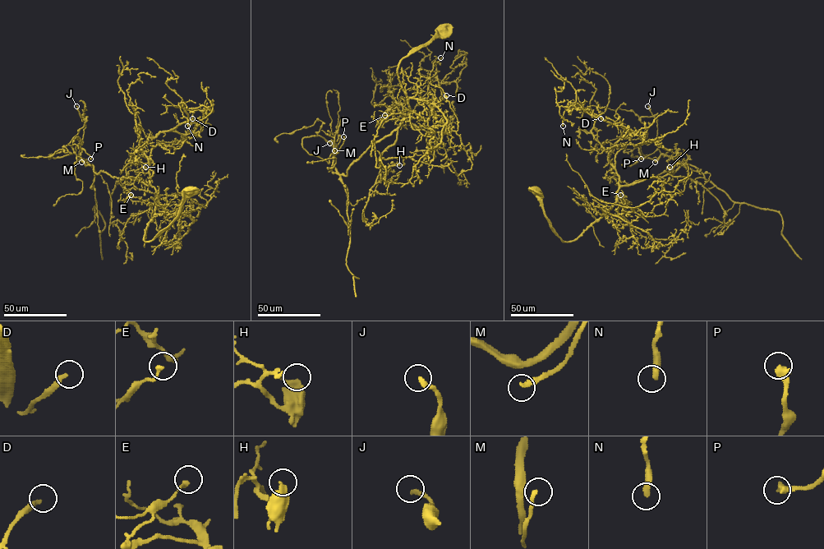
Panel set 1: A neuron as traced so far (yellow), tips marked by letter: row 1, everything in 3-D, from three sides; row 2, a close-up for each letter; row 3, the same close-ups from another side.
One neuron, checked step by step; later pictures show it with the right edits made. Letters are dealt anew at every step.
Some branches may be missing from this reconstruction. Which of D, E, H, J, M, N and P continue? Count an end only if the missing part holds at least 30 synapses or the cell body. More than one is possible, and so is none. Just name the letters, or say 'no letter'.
J, M, P

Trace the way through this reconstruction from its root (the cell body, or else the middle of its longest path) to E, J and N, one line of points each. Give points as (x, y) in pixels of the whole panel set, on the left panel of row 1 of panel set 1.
E: (191, 191), (177, 216), (148, 241), (144, 240), (145, 232), (157, 201), (127, 197), (131, 195)
J: (191, 191), (177, 216), (145, 241), (158, 191), (135, 180), (97, 174), (80, 158), (85, 124), (76, 106)
N: (191, 191), (177, 216), (145, 241), (158, 191), (142, 148), (187, 119), (181, 102), (187, 126)

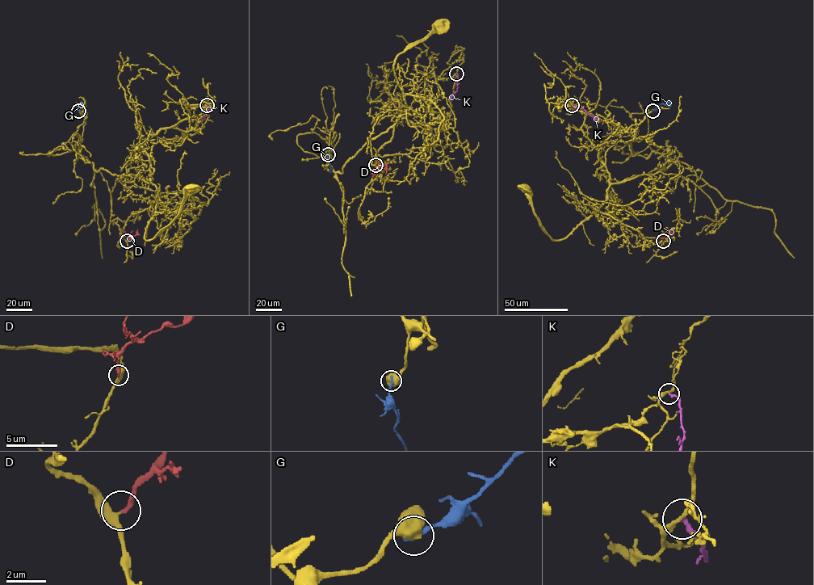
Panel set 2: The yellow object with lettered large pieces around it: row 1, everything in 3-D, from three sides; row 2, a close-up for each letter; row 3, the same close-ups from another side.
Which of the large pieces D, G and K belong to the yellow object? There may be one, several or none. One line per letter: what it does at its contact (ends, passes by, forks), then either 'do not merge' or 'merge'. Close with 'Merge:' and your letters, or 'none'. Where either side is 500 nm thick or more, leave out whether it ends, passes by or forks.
D: it ends there; merge
G: do not merge
K: it ends there; do not merge
Merge: D

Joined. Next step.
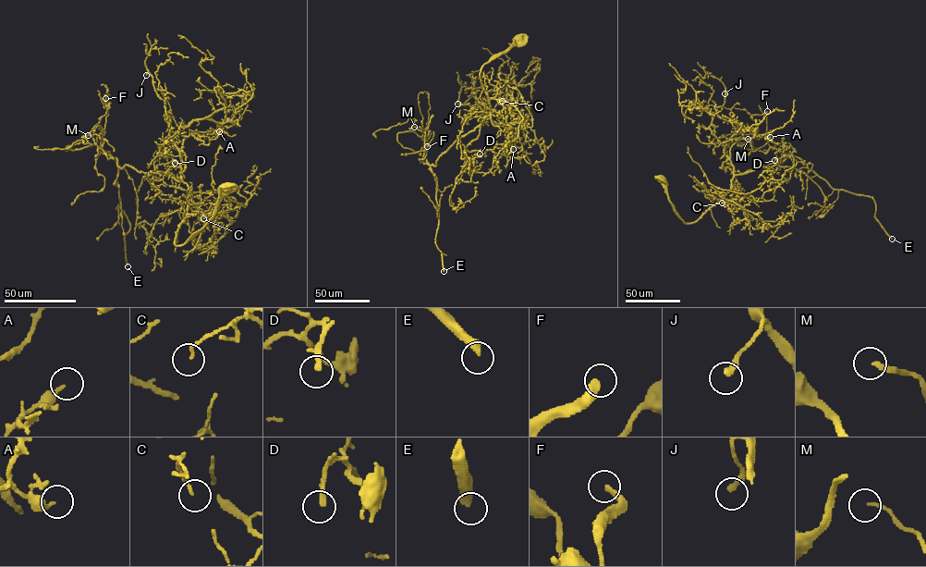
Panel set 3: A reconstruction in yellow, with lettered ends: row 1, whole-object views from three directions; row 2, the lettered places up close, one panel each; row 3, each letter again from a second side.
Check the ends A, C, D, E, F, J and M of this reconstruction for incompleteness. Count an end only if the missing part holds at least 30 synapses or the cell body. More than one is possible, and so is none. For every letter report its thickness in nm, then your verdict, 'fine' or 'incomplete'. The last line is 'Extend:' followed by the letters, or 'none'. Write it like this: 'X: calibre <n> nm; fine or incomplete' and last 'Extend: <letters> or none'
A: calibre 240 nm; fine
C: calibre 130 nm; fine
D: calibre 260 nm; fine
E: calibre 400 nm; incomplete
F: calibre 280 nm; incomplete
J: calibre 280 nm; fine
M: calibre 170 nm; incomplete
Extend: E, F, M

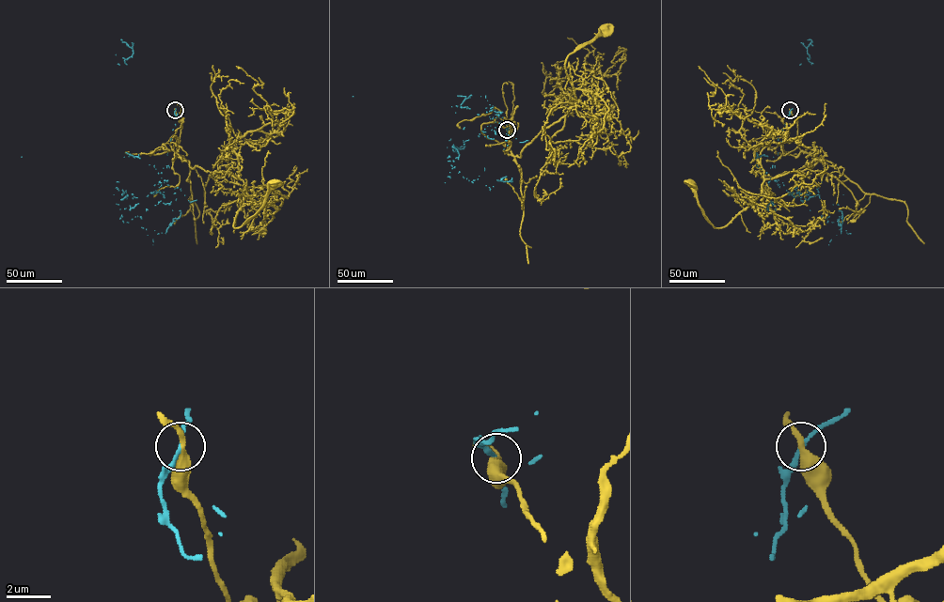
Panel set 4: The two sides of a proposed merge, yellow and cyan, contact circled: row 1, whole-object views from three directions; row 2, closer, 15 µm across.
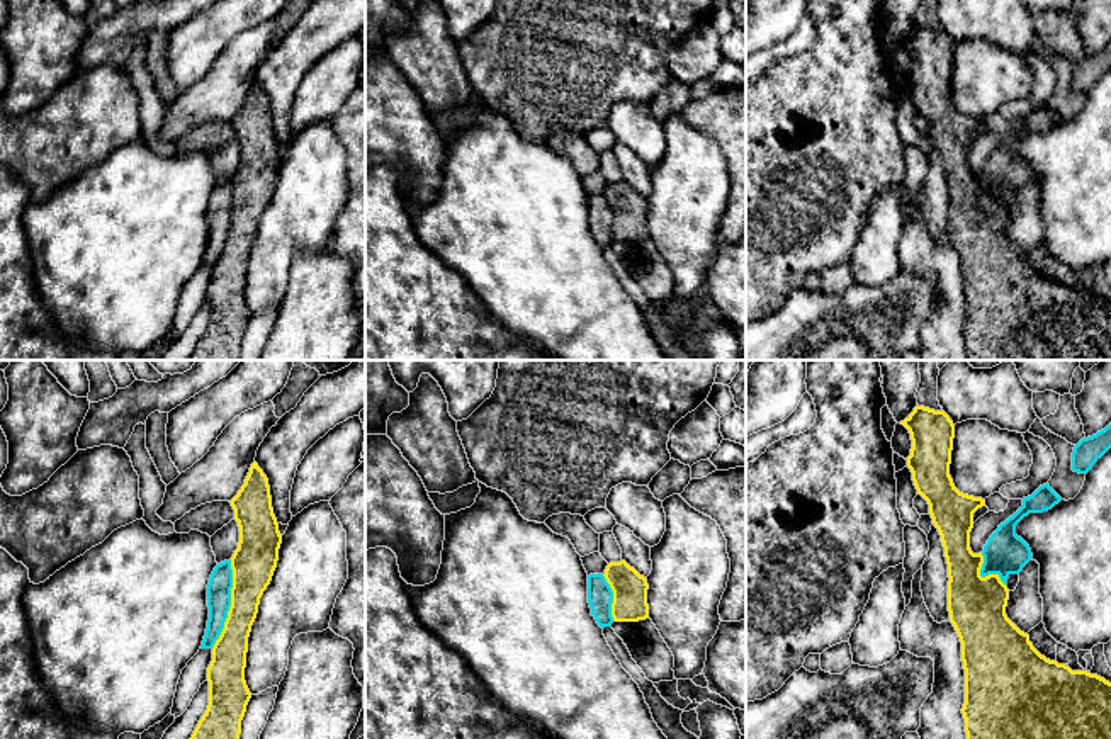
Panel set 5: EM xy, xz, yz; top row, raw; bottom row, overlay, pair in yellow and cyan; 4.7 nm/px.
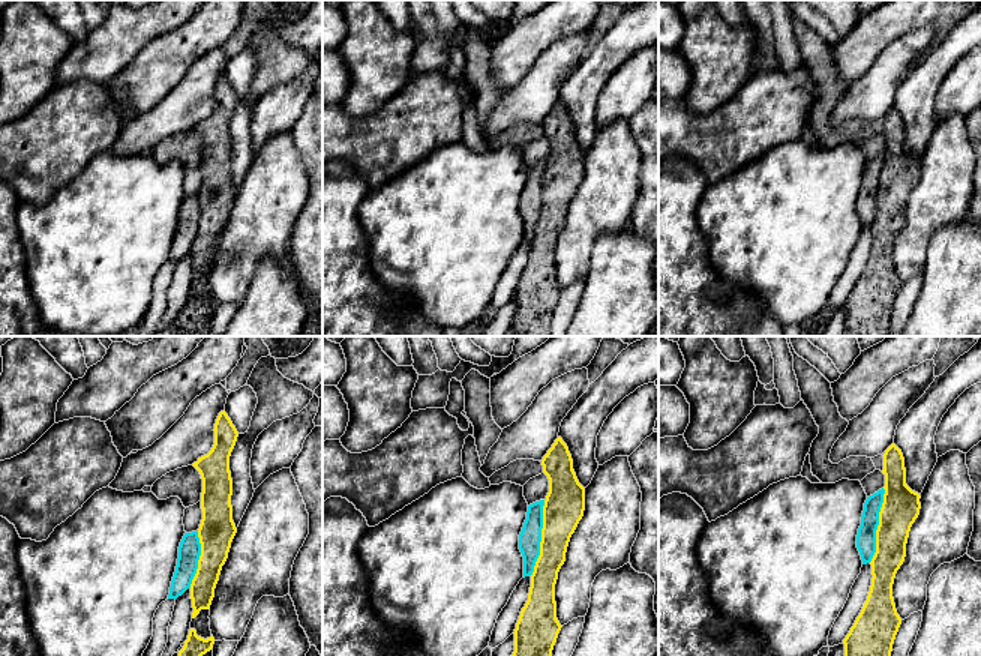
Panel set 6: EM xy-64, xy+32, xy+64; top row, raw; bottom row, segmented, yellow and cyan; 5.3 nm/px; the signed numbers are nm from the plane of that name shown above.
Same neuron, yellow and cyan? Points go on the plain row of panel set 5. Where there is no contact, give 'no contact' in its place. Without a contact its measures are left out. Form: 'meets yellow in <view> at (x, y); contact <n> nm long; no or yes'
meets yellow in xy at (231, 225); contact 420 nm long; no

